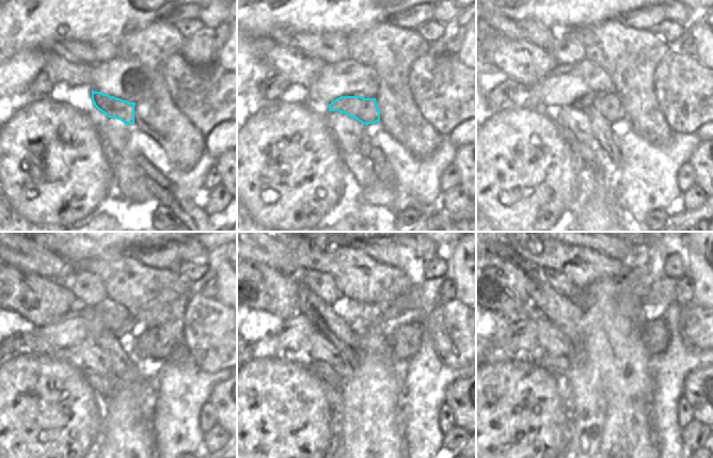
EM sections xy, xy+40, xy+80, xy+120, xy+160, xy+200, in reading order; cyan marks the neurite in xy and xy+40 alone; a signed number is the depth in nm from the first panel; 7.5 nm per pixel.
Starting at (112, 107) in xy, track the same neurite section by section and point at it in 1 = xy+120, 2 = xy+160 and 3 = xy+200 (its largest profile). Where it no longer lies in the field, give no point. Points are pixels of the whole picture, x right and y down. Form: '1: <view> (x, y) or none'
1: xy+120 (152, 344)
2: xy+160 (405, 342)
3: xy+200 (655, 334)

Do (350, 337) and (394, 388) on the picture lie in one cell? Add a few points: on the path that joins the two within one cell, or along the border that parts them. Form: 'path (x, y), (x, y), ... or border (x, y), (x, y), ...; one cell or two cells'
border (358, 334), (358, 366), (354, 369); two cells

